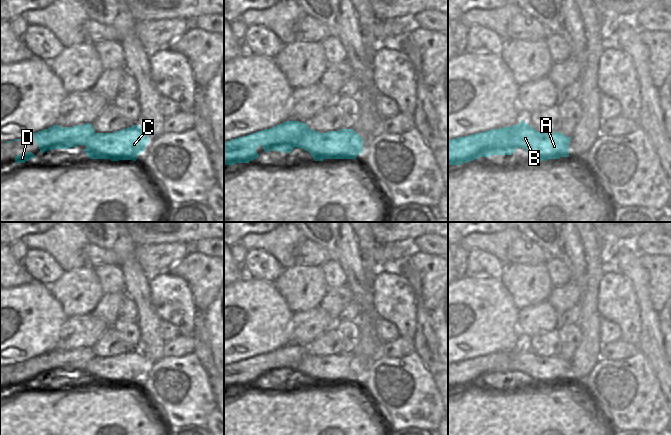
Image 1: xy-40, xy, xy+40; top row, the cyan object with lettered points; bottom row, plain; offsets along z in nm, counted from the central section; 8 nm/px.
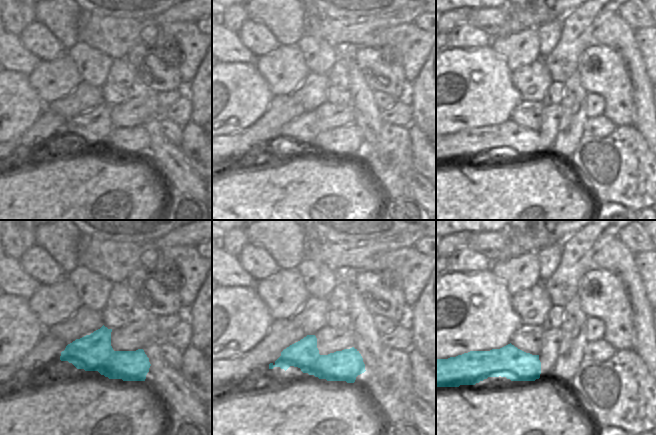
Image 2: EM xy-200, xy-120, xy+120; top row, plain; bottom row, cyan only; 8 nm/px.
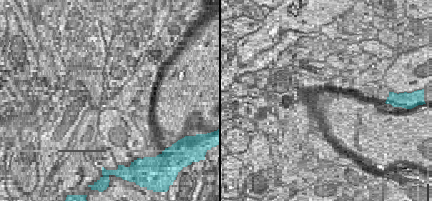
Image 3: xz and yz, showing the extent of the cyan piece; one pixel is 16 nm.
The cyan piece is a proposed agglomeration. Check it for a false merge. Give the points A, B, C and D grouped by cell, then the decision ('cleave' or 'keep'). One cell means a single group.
A B C / D; cleave

